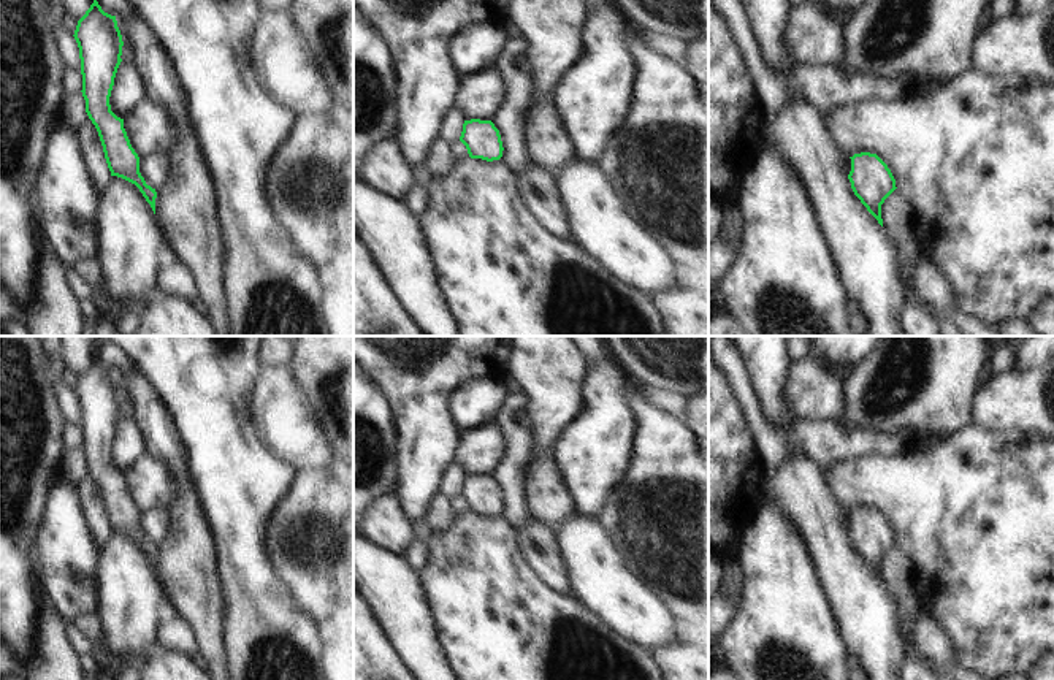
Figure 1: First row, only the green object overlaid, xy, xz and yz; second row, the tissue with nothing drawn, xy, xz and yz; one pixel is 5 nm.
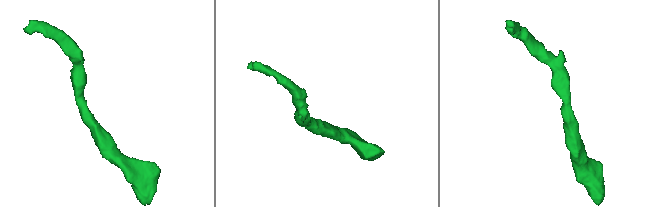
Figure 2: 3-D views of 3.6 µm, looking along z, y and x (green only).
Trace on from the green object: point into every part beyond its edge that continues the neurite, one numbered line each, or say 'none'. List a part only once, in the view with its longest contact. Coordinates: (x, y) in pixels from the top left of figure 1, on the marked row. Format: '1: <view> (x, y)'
none

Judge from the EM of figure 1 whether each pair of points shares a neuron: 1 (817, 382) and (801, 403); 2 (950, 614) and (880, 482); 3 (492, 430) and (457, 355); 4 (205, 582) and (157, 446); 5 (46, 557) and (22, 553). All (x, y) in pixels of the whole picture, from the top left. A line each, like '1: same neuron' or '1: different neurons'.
1: same neuron
2: same neuron
3: different neurons
4: same neuron
5: different neurons

